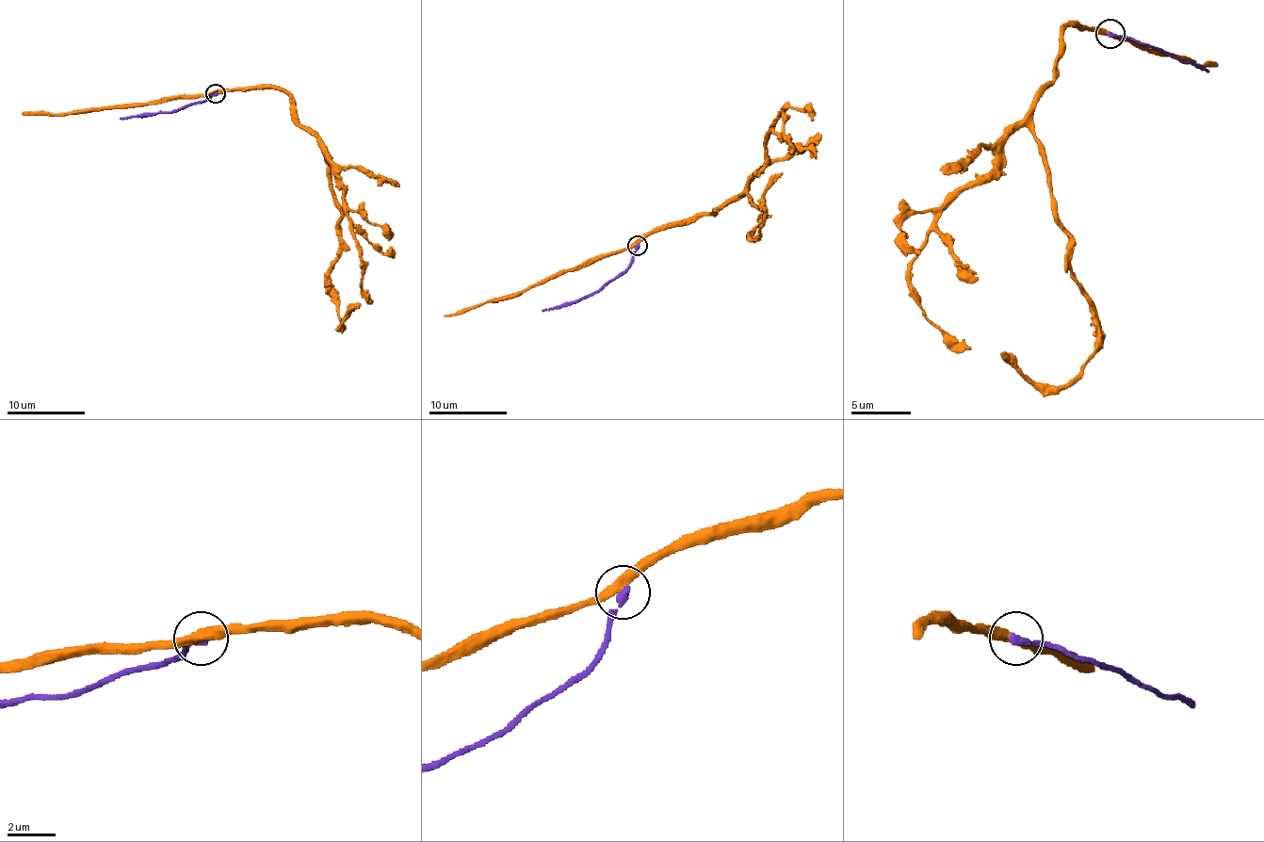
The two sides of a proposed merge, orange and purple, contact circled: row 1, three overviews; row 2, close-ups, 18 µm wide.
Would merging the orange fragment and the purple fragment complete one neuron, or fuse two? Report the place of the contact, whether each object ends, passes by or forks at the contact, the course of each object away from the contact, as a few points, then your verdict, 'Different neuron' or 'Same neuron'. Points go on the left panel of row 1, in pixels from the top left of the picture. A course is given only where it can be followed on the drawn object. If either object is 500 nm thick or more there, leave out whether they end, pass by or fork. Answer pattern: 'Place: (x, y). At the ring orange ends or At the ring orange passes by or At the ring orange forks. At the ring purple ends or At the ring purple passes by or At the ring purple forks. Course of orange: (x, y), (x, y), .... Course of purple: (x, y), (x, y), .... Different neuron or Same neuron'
Place: (215, 93). At the ring orange passes by. At the ring purple ends. Course of orange: (216, 92), (280, 89), (290, 97), (292, 114), (325, 153), (341, 212), (329, 273), (343, 326), (360, 304). Course of purple: (216, 92), (174, 110), (120, 118). Different neuron

